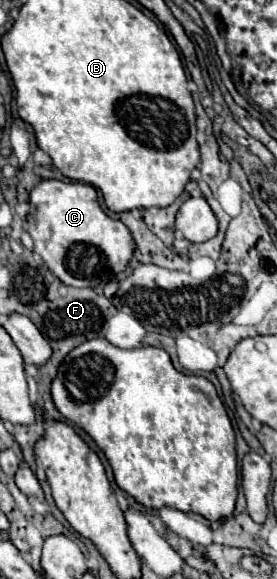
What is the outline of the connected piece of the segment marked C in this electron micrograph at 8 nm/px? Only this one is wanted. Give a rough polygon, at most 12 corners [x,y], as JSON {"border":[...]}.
{"border":[[45,179],[27,231],[65,285],[105,285],[137,245],[89,183]]}

